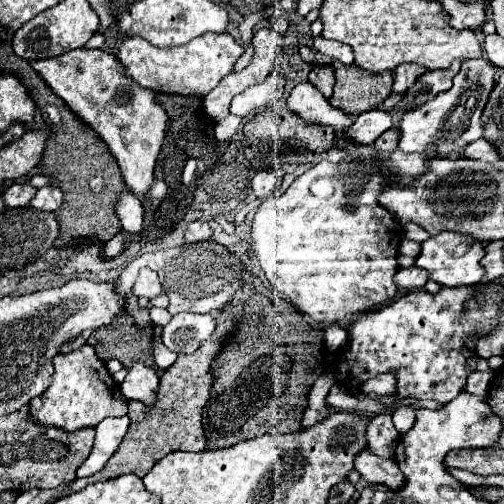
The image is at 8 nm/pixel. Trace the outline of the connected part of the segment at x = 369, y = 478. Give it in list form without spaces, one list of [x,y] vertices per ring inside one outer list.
[[[367,449],[355,457],[355,469],[371,485],[387,485],[389,489],[399,489],[405,481],[399,465],[393,459],[377,457]]]

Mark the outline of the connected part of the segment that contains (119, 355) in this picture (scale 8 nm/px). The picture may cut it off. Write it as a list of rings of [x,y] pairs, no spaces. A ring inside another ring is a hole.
[[[123,313],[109,327],[97,329],[91,337],[91,343],[93,343],[99,359],[103,359],[103,361],[119,359],[125,367],[131,367],[135,361],[155,367],[153,355],[151,355],[153,325],[139,327],[133,317]],[[109,327],[117,327],[115,335],[107,335]]]

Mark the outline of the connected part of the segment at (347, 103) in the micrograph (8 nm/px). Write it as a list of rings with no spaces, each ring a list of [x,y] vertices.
[[[333,63],[335,69],[335,91],[329,103],[347,115],[361,115],[369,109],[379,107],[391,93],[393,73],[365,73],[359,65]]]

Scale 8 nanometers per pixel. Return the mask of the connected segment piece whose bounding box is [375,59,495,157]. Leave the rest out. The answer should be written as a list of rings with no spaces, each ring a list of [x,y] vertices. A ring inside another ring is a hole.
[[[465,59],[461,63],[461,71],[453,77],[453,87],[445,93],[439,93],[429,103],[421,105],[419,109],[405,111],[401,117],[401,131],[389,129],[389,133],[381,133],[377,137],[375,147],[383,153],[389,153],[397,147],[405,153],[423,153],[429,145],[435,145],[439,157],[449,157],[463,149],[465,145],[483,137],[485,127],[481,125],[481,113],[485,109],[485,101],[495,85],[495,65],[485,59]],[[401,133],[401,139],[399,139]]]

